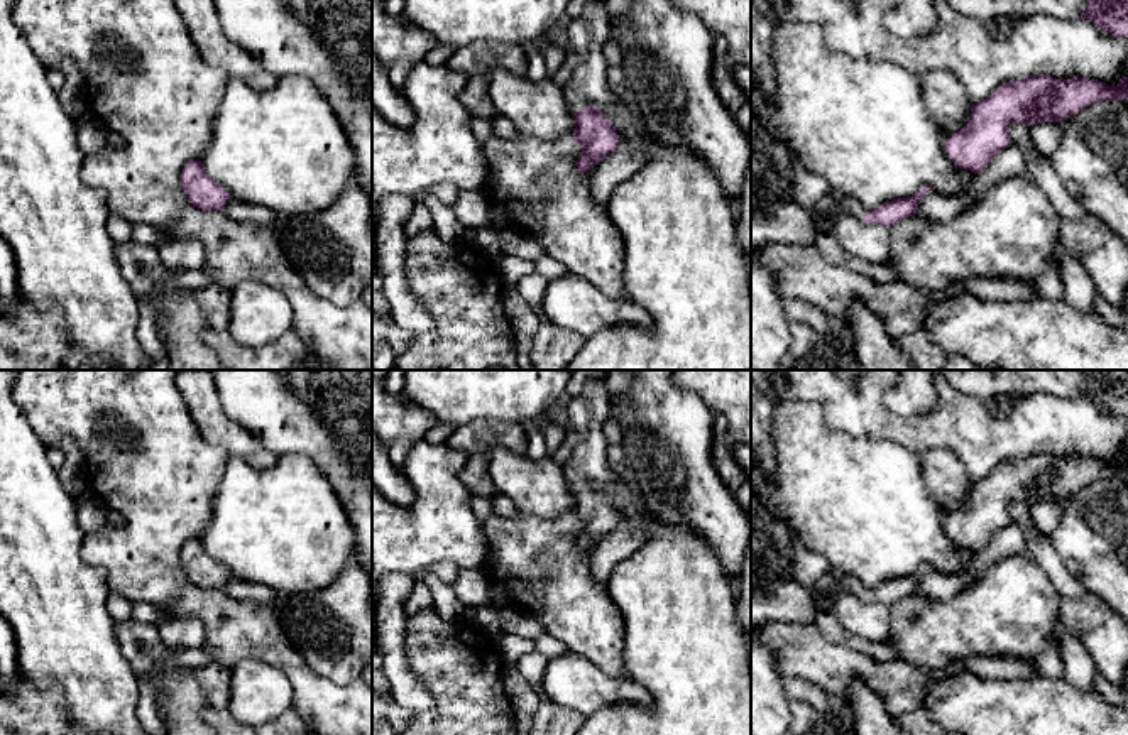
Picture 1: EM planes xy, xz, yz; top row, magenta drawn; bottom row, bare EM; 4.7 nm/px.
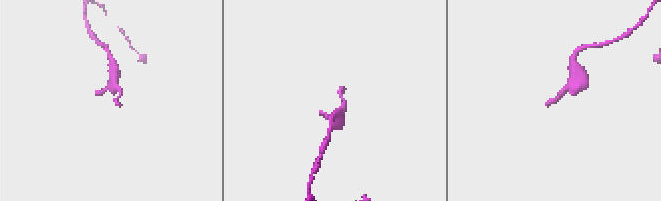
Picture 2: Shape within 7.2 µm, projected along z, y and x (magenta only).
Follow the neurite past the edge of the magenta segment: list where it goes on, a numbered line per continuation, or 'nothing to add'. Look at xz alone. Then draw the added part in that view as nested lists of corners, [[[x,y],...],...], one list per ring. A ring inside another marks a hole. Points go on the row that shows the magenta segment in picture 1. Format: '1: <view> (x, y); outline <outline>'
1: xz (589, 32); outline [[[589,0],[575,20],[563,22],[560,29],[563,46],[578,56],[578,66],[563,84],[565,100],[573,113],[583,108],[604,106],[617,101],[607,84],[607,59],[604,46],[612,41],[612,19],[604,0]]]

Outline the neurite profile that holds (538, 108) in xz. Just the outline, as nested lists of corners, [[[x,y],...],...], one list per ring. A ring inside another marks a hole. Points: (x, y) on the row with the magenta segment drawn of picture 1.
[[[496,69],[489,73],[489,96],[497,115],[509,118],[519,133],[541,140],[558,140],[575,130],[575,113],[565,100],[563,84],[555,83],[551,78],[531,81],[524,76]]]

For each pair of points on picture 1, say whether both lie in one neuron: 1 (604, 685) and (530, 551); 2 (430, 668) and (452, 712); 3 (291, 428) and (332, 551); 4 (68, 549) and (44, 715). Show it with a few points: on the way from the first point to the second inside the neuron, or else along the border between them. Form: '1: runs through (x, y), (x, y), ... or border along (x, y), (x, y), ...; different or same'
1: border along (570, 651), (592, 661), (609, 675), (626, 675); different
2: runs through (437, 678), (452, 693), (452, 702); same
3: border along (279, 455), (305, 453), (327, 479); different
4: border along (19, 669), (34, 683), (56, 685), (68, 717); different

